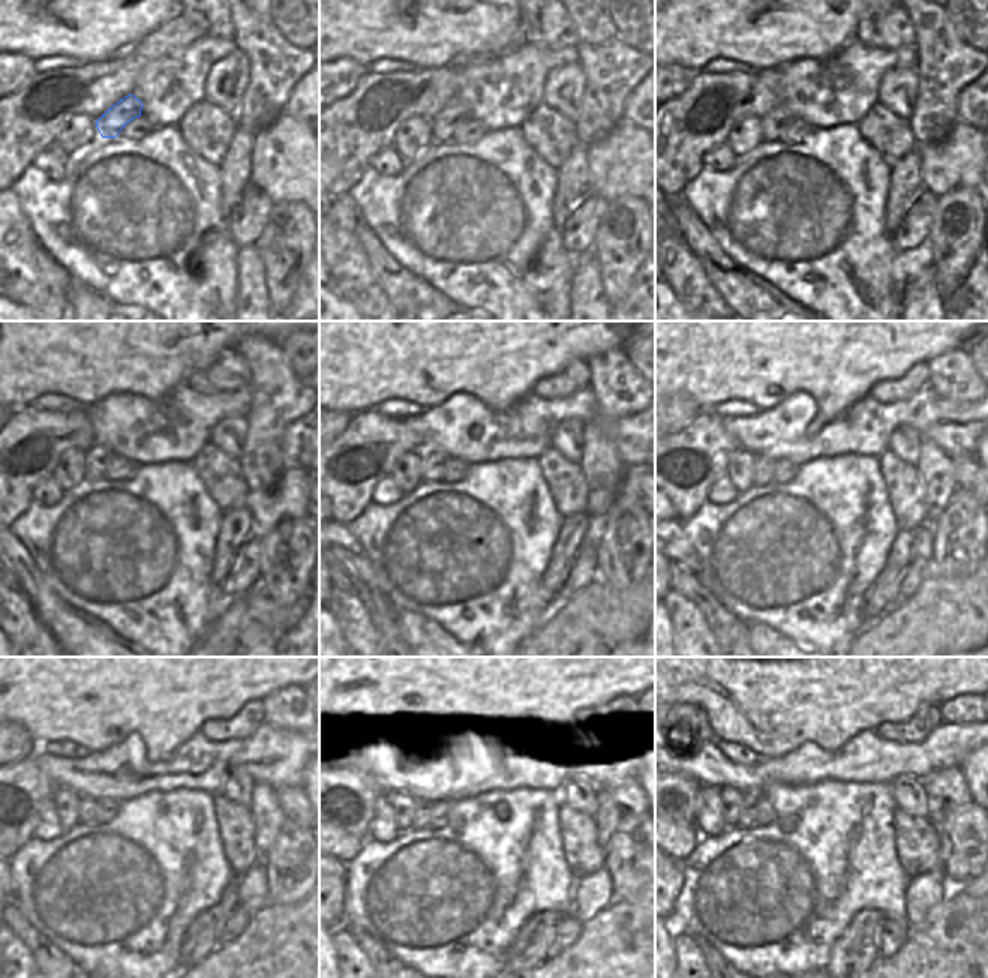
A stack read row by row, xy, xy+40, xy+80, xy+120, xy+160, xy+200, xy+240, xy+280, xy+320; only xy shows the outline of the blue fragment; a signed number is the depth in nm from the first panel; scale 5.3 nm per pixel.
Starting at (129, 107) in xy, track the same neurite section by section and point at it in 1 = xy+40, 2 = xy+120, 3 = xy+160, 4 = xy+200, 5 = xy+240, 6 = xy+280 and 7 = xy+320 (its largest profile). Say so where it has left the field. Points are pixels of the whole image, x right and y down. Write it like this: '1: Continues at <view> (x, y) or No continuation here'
1: Continues at xy+40 (444, 123)
2: Continues at xy+120 (98, 459)
3: Continues at xy+160 (432, 462)
4: Continues at xy+200 (763, 468)
5: Continues at xy+240 (87, 806)
6: Continues at xy+280 (420, 804)
7: Continues at xy+320 (747, 819)

